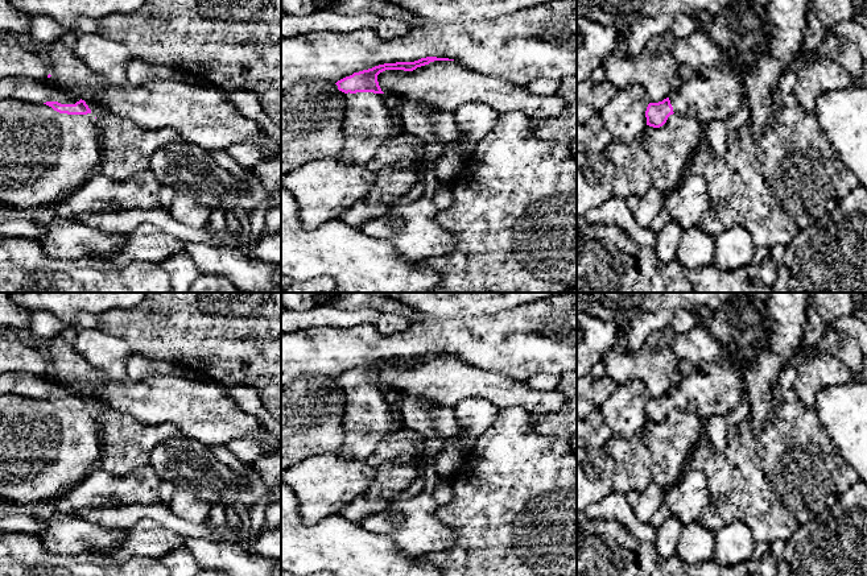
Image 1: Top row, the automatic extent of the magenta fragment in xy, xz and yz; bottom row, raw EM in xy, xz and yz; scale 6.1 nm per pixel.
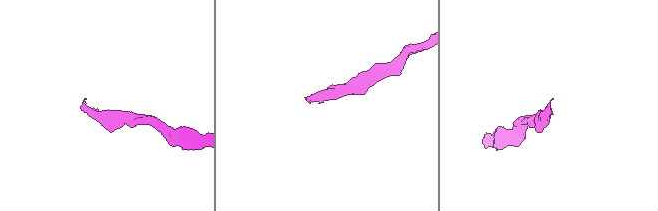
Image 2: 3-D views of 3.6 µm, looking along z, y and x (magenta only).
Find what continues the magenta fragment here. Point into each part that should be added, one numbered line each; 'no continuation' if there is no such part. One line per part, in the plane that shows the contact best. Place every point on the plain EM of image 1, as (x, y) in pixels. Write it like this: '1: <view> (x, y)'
1: xz (367, 419)

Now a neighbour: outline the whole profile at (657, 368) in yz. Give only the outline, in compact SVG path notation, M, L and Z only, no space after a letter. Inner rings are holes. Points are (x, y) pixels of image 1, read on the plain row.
M620 332L603 362L607 377L618 385L640 380L649 398L669 393L680 380L678 359L665 344L652 348L644 343L640 349L631 351Z

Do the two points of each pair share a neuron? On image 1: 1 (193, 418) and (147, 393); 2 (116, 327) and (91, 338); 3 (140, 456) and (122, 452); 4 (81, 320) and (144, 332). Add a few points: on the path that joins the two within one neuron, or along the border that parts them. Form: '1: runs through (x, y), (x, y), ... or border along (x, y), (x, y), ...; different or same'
1: runs through (181, 406), (174, 400), (159, 400); same
2: border along (98, 327), (107, 334), (120, 336), (131, 349); different
3: runs through (136, 454), (126, 452); same
4: border along (96, 315), (98, 327); different

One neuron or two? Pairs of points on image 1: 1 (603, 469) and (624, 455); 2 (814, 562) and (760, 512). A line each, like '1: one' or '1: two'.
1: two
2: two

